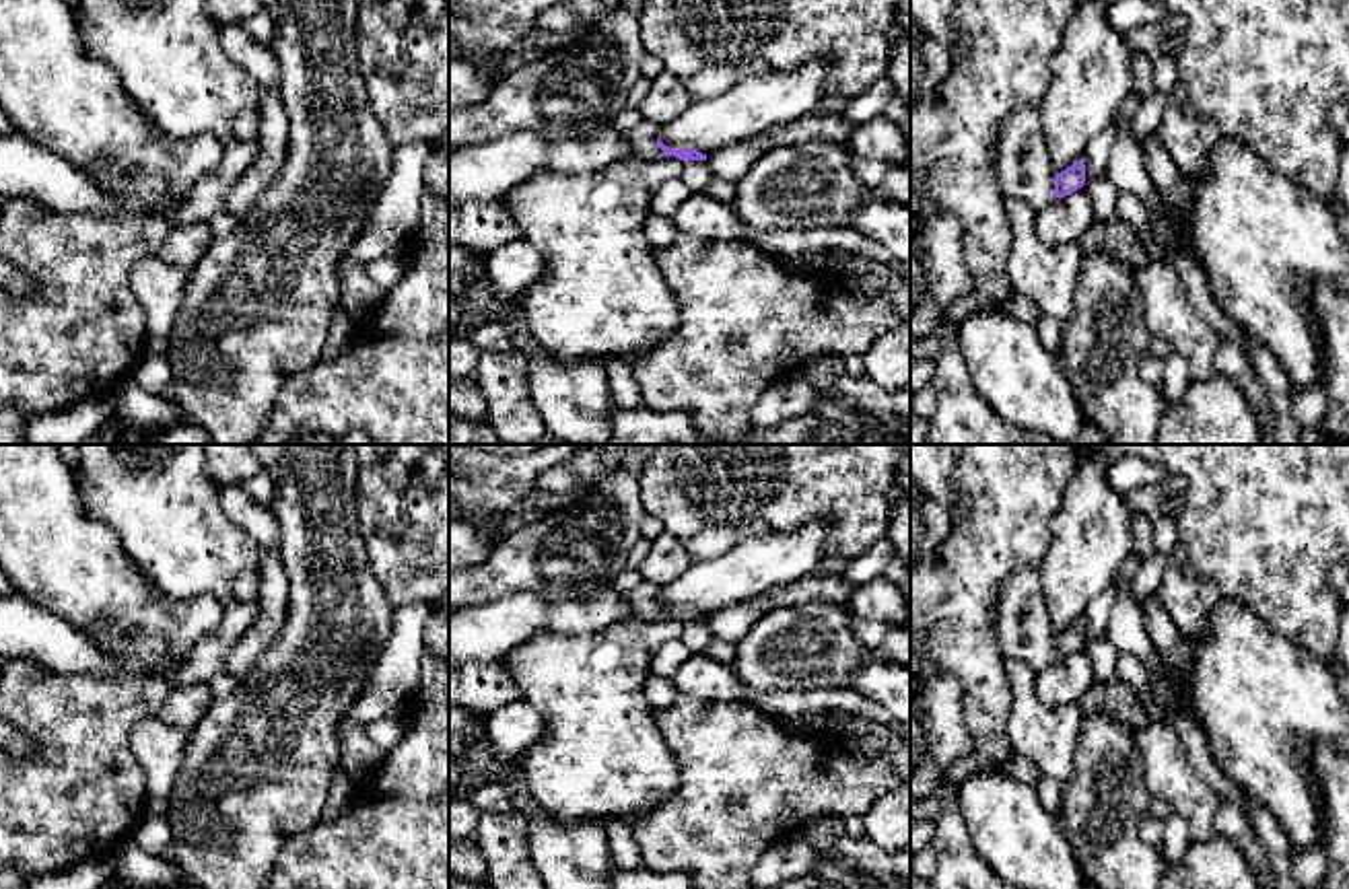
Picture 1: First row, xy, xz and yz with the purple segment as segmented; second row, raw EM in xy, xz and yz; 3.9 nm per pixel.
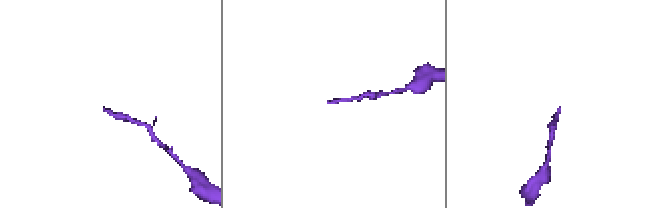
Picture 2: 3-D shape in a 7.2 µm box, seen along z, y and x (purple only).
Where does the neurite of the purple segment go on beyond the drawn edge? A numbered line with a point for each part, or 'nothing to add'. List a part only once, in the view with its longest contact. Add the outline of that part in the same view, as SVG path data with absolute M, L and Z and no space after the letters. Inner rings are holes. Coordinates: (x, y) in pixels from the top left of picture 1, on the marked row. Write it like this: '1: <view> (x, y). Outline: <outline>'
1: xz (643, 136). Outline: M641 119L634 128L626 130L626 140L632 146L634 158L665 158L663 150L655 144L661 126Z

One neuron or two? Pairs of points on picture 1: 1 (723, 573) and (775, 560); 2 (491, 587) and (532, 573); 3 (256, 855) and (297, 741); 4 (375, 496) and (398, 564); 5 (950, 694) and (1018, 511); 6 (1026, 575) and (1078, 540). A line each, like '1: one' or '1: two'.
1: one
2: one
3: one
4: one
5: two
6: two

